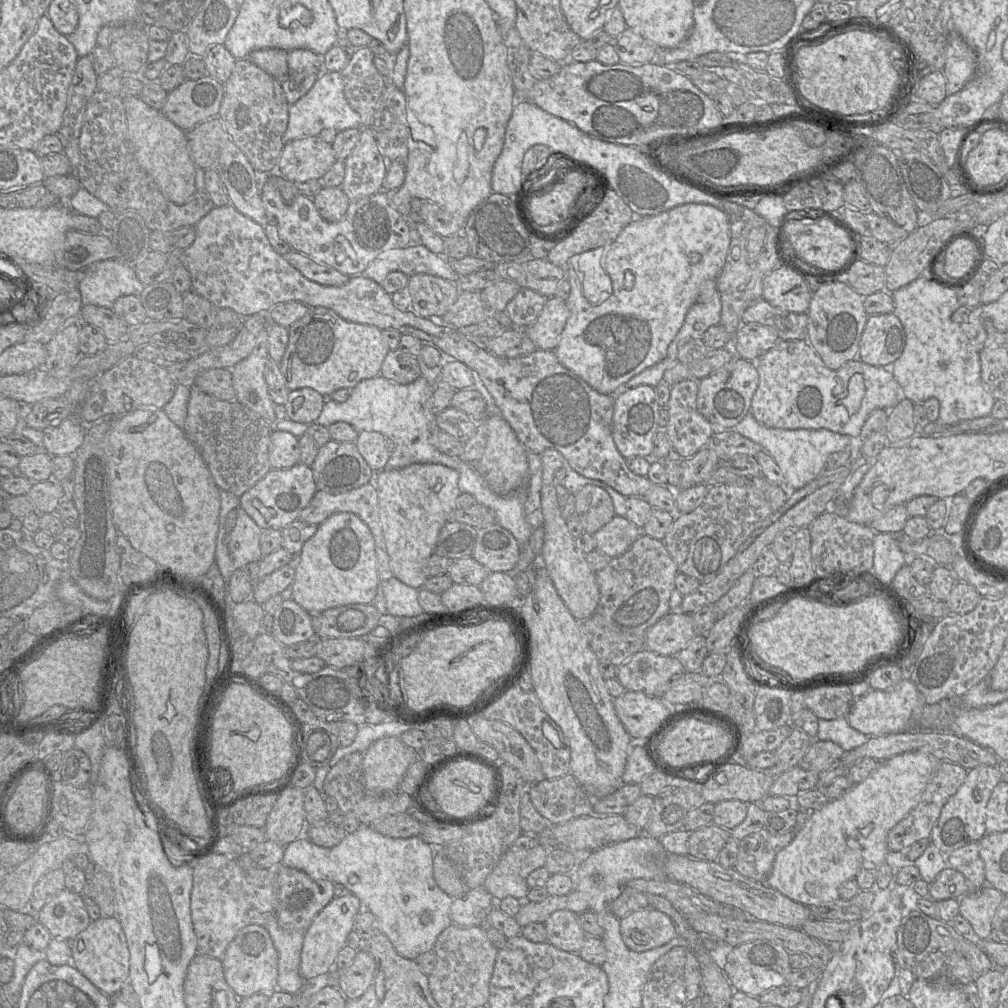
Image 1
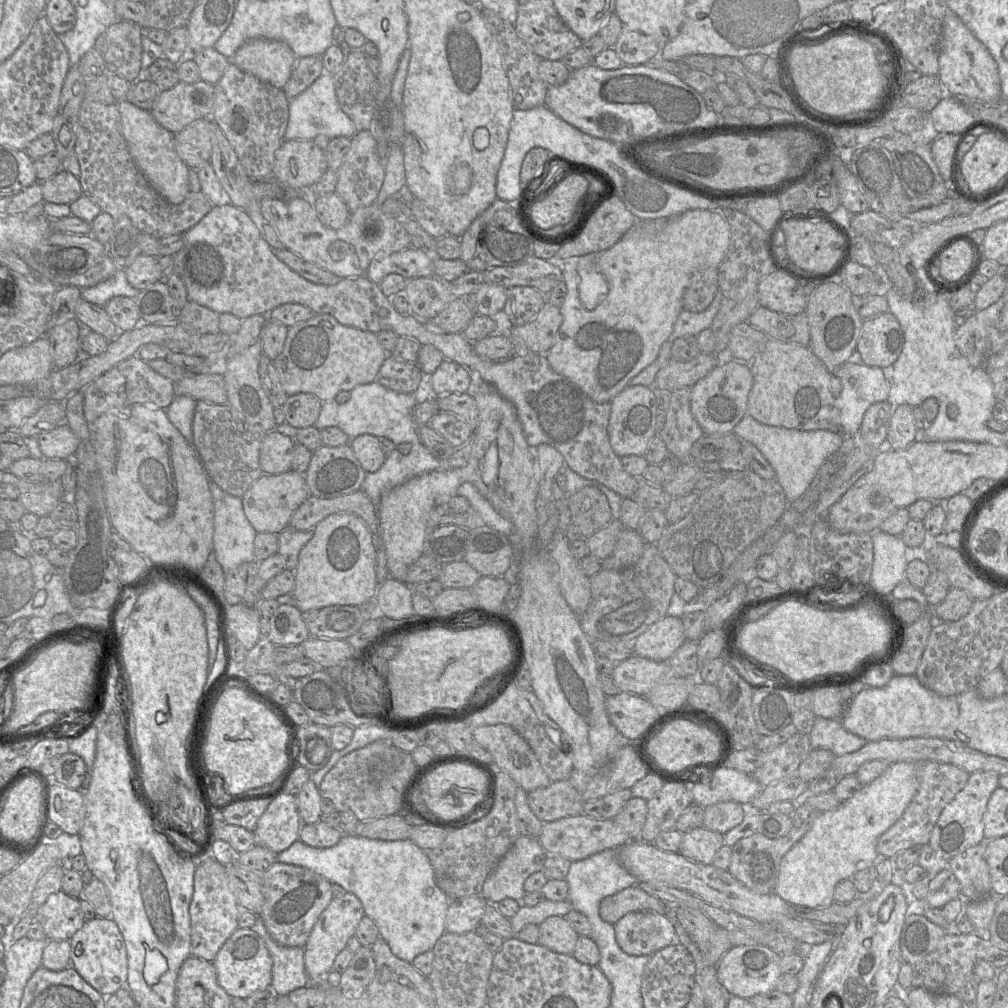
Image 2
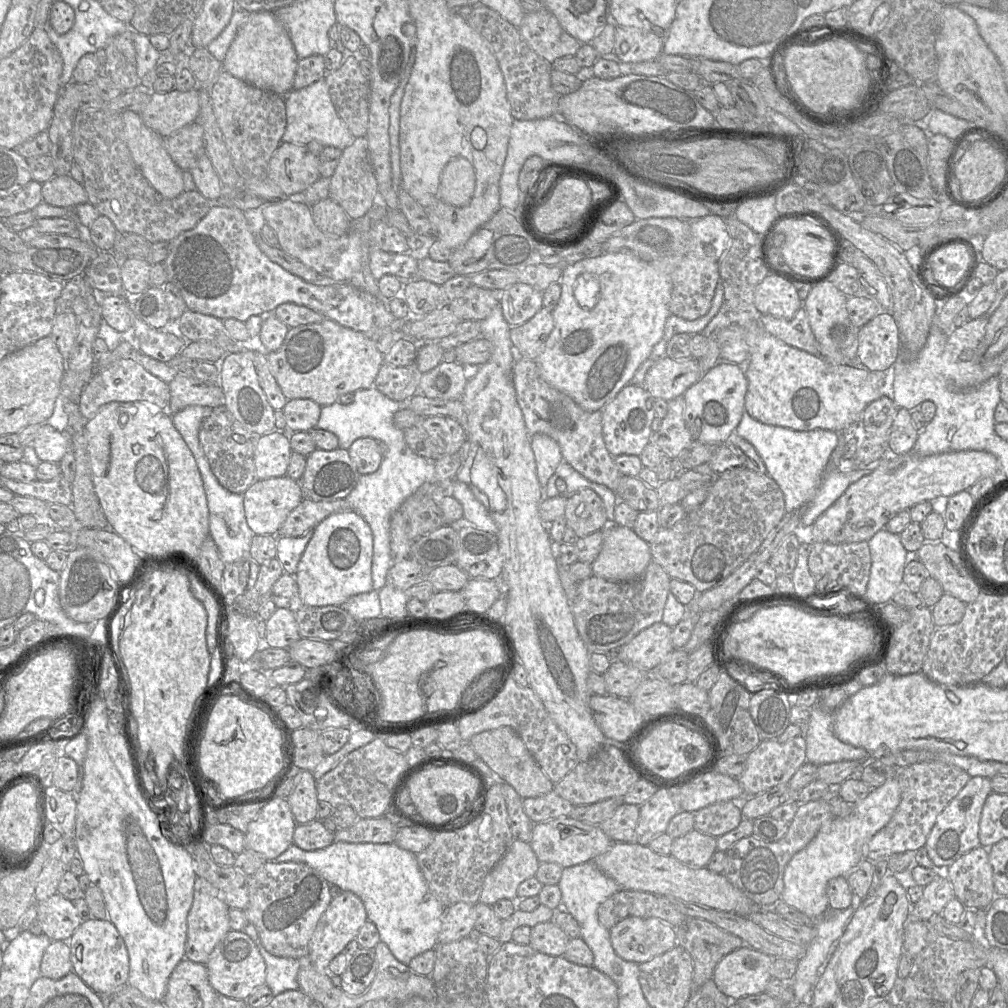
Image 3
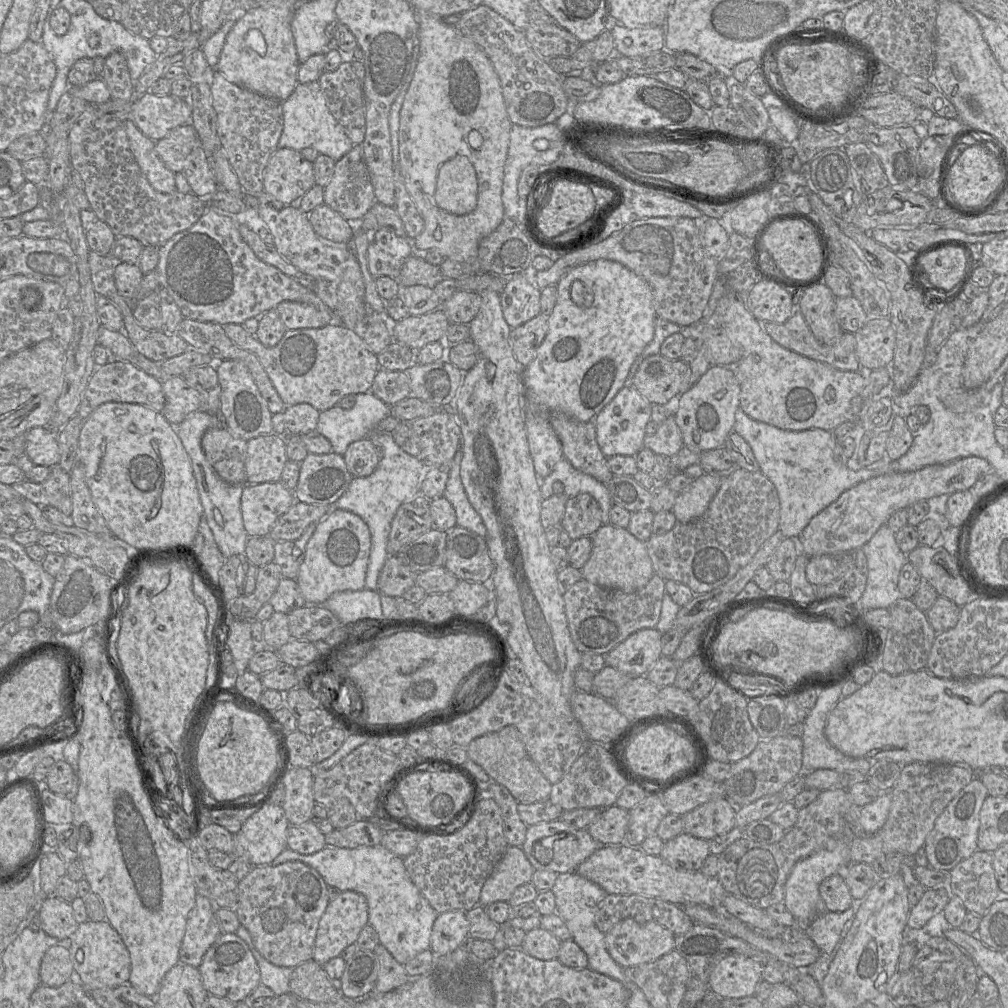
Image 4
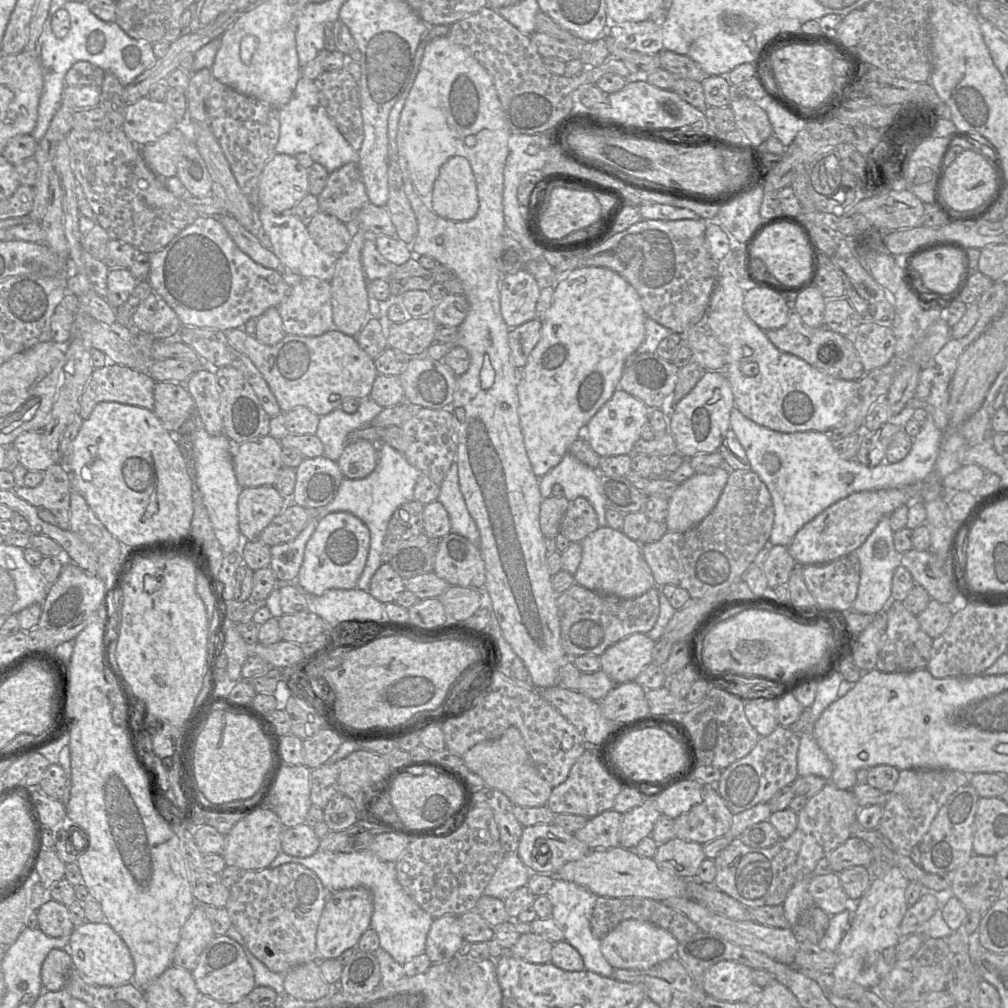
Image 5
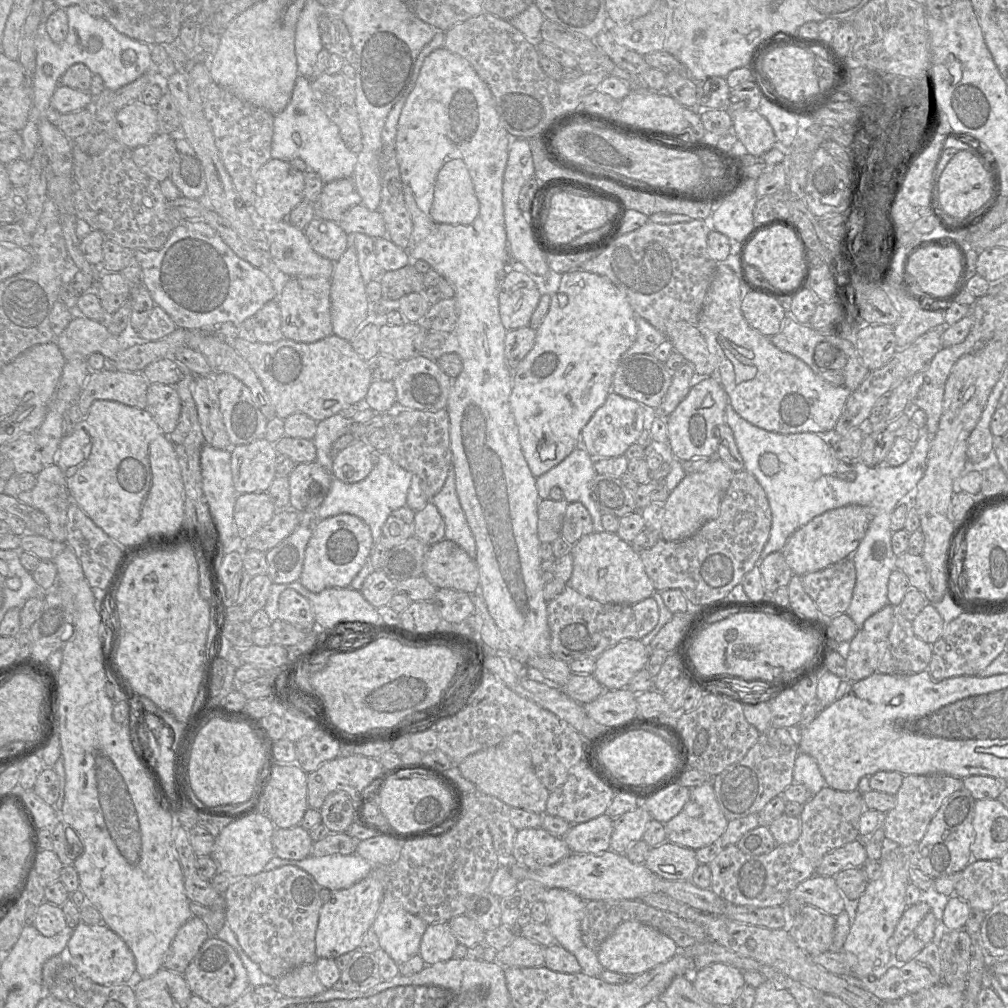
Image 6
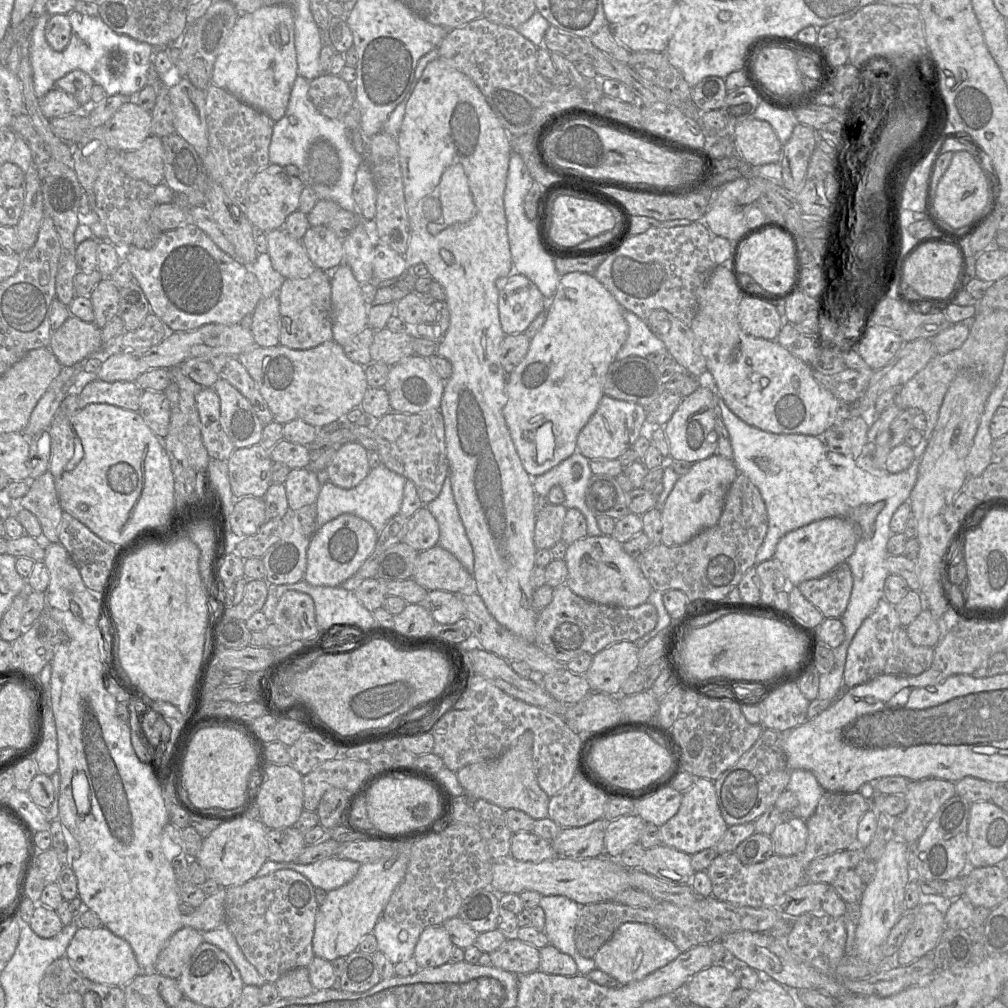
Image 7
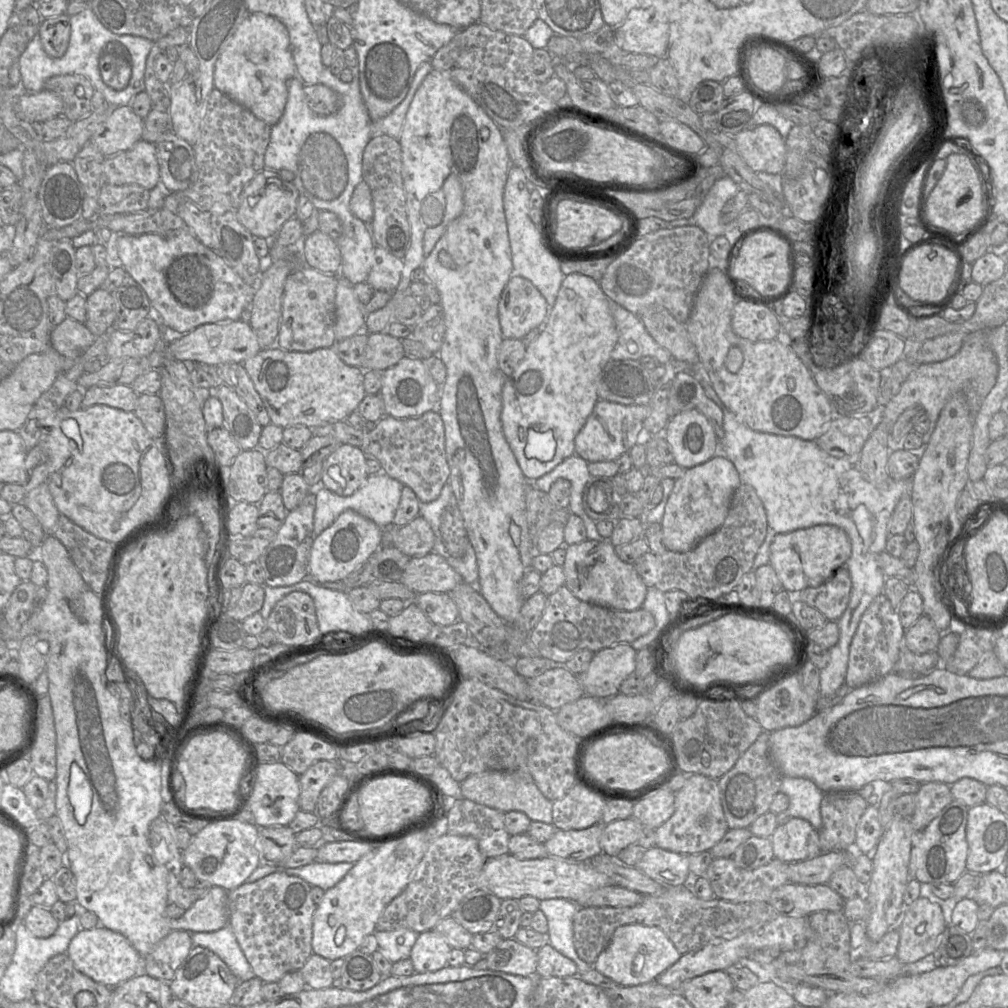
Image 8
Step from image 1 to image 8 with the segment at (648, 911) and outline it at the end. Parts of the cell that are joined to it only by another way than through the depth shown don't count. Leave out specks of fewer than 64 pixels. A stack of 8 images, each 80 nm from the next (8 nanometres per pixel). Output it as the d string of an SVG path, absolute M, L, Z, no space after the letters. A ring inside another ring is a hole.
M625 924L615 929L607 947L597 956L593 968L621 986L636 986L654 981L682 954L656 926Z

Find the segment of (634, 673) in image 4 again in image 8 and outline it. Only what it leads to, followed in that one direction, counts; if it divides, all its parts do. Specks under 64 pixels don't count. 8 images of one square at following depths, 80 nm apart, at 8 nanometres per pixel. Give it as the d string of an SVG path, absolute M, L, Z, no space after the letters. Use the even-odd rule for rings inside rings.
M618 643L594 653L588 668L578 675L585 695L609 699L618 694L621 683L634 673L636 653L629 643Z

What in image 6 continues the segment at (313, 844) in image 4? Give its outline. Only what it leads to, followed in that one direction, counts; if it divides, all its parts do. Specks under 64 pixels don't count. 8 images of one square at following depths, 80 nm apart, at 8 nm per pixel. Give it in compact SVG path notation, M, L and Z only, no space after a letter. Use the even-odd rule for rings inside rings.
M300 825L276 828L272 836L274 854L283 859L305 859L311 855L313 843L309 831Z

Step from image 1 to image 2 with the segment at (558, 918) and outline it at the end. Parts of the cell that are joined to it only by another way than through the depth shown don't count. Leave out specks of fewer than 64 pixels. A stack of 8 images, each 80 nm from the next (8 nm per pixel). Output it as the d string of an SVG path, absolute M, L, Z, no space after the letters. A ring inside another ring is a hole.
M551 916L546 918L540 925L539 944L561 954L572 955L579 938L563 916Z

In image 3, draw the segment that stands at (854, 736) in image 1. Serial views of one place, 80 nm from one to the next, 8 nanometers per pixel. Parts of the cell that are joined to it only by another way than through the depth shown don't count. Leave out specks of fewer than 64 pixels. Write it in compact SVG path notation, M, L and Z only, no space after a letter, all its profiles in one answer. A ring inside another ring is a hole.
M820 705L811 709L809 724L804 731L807 762L822 765L846 760L866 763L873 759L866 749L844 743L834 735L833 712Z

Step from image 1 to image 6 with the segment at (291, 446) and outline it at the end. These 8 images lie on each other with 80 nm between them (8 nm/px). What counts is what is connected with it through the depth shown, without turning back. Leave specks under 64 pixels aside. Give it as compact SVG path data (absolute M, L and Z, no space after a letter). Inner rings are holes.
M265 438L231 447L231 472L238 494L267 492L276 477L275 445Z

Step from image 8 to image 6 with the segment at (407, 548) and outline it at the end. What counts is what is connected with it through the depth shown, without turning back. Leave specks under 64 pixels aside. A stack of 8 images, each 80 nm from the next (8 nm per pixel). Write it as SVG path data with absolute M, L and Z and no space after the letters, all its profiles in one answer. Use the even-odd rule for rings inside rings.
M431 501L424 508L415 512L414 536L428 546L445 538L444 520Z

